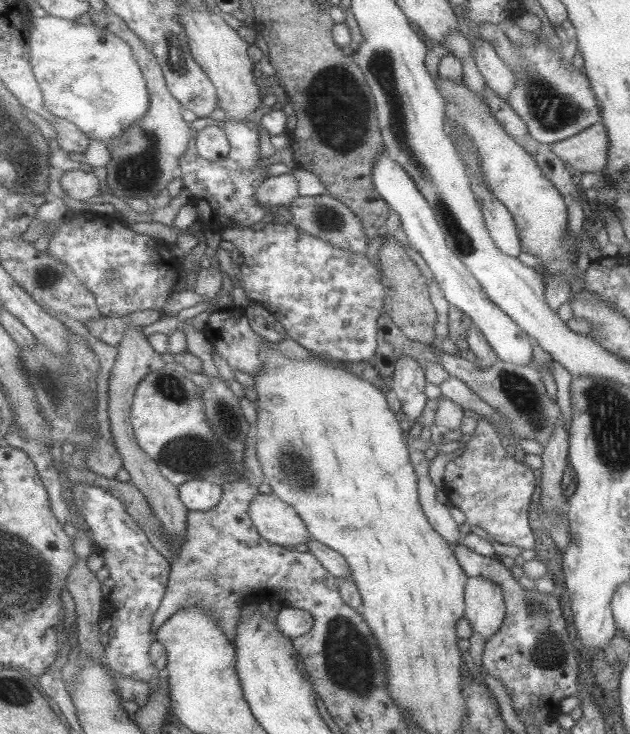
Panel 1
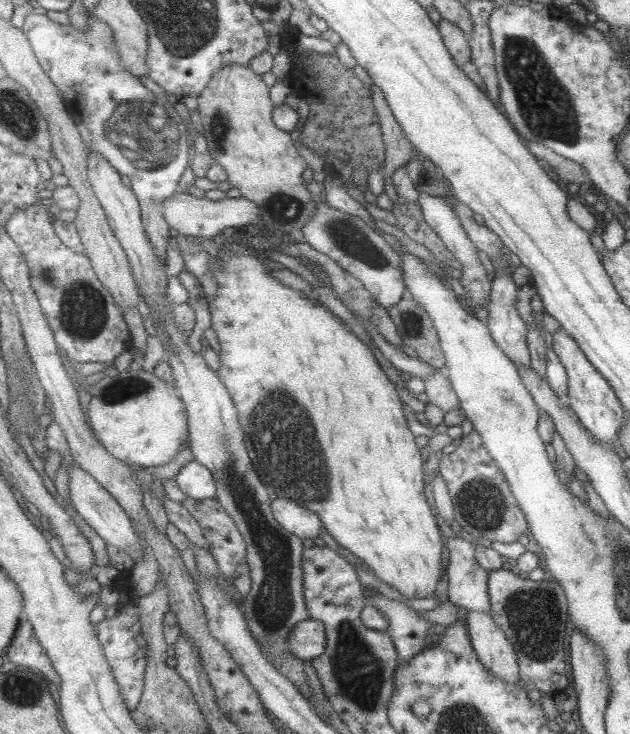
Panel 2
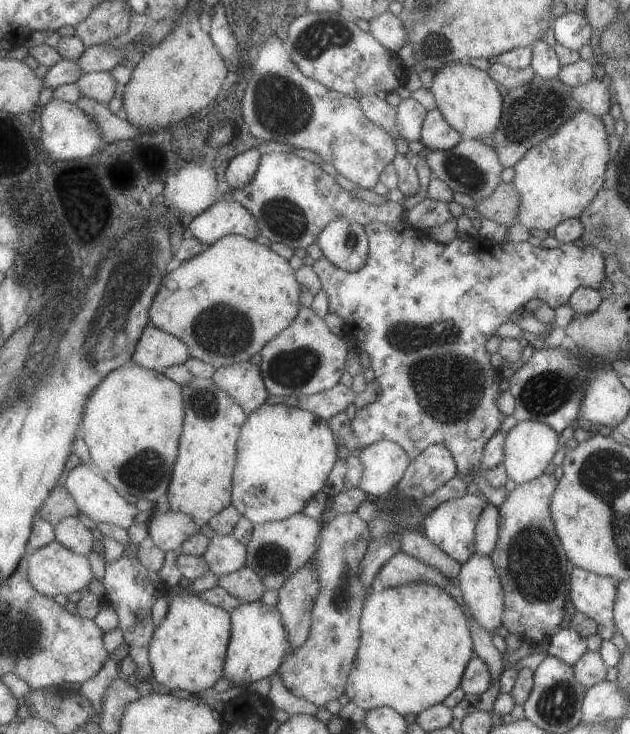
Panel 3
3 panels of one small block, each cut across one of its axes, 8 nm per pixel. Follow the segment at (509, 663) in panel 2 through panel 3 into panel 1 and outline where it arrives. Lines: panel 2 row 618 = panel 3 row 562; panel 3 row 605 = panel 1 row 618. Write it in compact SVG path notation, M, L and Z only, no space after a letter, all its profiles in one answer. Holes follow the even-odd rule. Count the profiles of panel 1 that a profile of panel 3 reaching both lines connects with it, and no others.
M483 576L468 577L466 604L466 617L471 620L475 634L482 636L485 641L489 640L498 632L506 618L506 602L502 587Z

